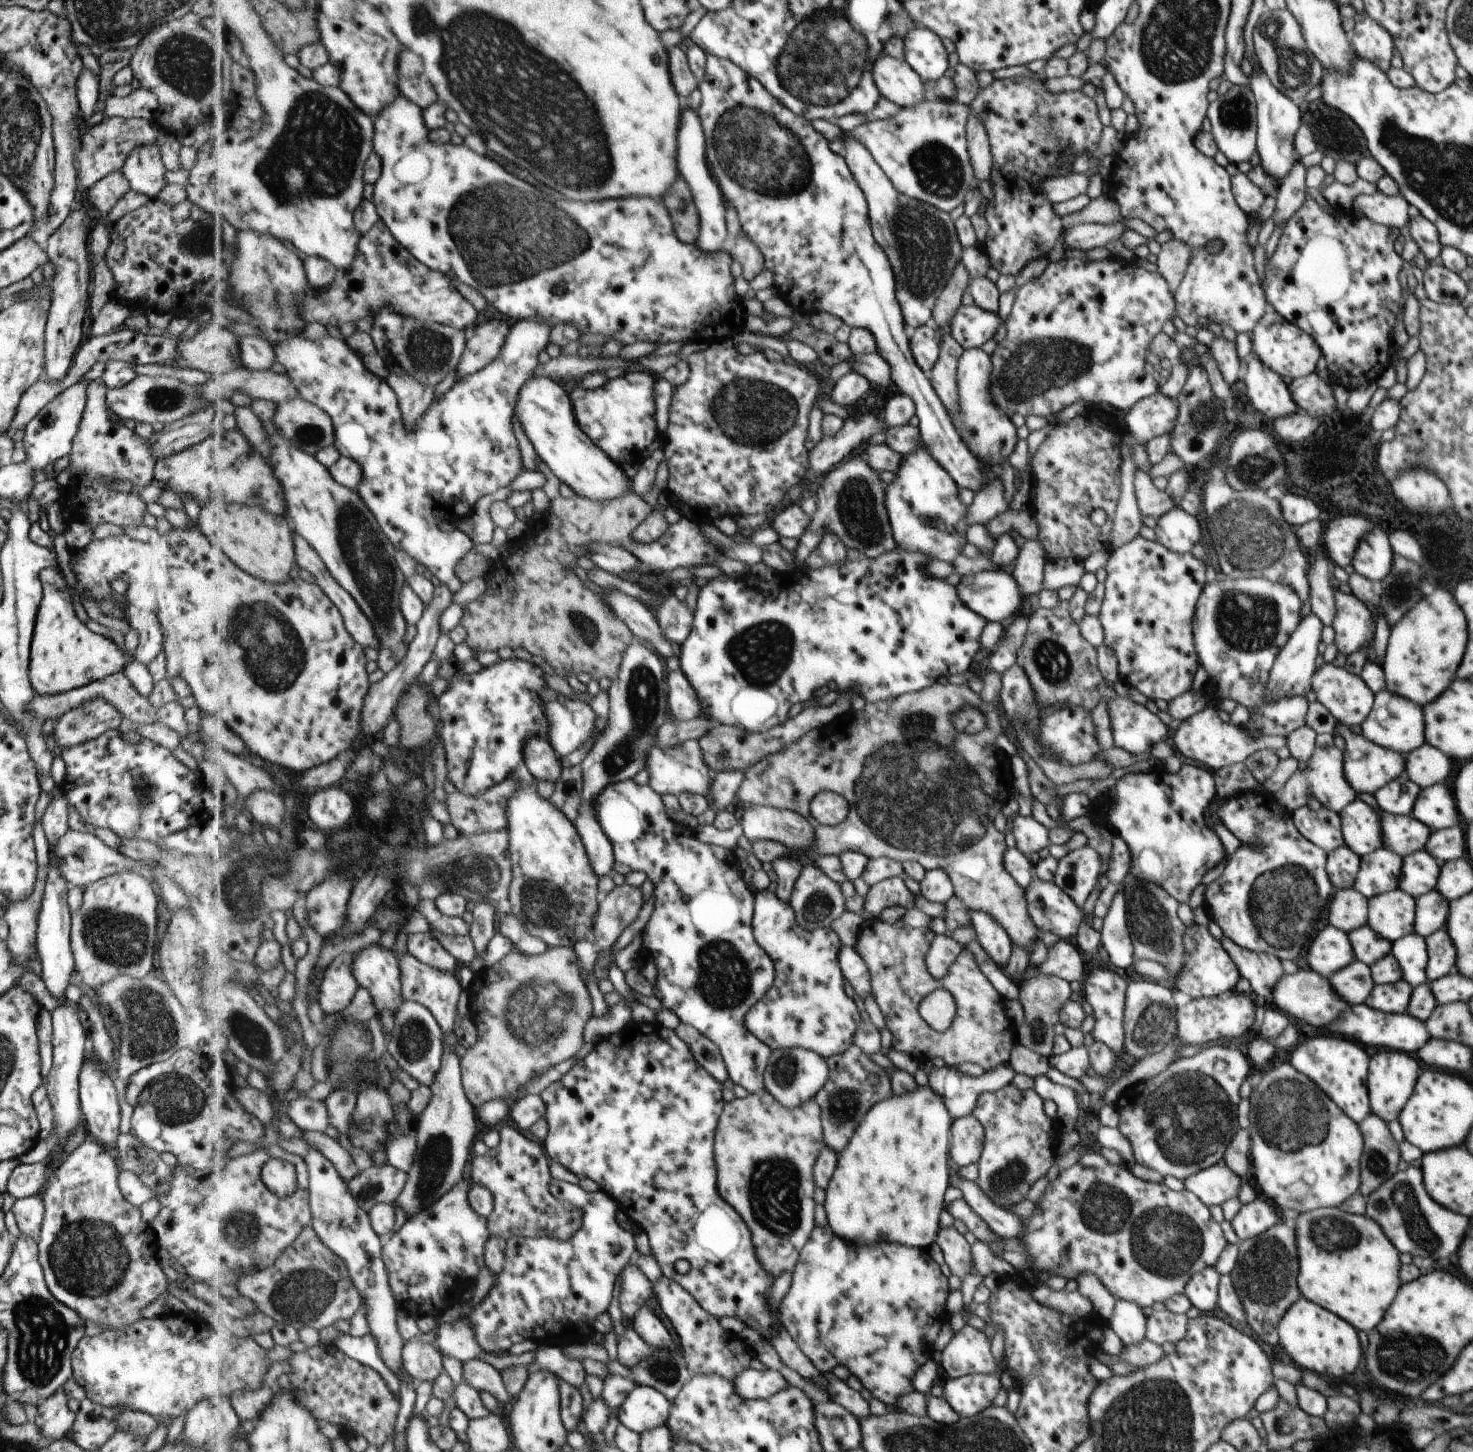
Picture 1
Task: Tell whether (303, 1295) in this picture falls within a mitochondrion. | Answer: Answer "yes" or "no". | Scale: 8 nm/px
yes

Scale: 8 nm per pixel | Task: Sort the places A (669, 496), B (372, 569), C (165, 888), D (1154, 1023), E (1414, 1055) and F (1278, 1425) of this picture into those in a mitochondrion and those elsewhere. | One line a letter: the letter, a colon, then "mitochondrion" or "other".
A: other
B: mitochondrion
C: other
D: mitochondrion
E: other
F: other

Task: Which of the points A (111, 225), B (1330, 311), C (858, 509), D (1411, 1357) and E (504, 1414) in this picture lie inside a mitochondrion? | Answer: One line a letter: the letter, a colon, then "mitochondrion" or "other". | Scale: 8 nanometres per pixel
A: other
B: other
C: mitochondrion
D: mitochondrion
E: other

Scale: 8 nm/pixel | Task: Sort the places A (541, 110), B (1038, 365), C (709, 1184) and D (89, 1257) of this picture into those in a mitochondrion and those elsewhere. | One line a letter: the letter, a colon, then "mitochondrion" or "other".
A: mitochondrion
B: mitochondrion
C: other
D: mitochondrion

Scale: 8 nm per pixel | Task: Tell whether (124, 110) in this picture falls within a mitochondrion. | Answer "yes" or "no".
no

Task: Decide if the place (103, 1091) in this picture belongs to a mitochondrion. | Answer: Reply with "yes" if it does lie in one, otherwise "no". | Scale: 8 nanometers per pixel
no

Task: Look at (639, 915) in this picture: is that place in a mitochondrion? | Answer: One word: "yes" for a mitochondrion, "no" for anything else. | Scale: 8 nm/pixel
no

